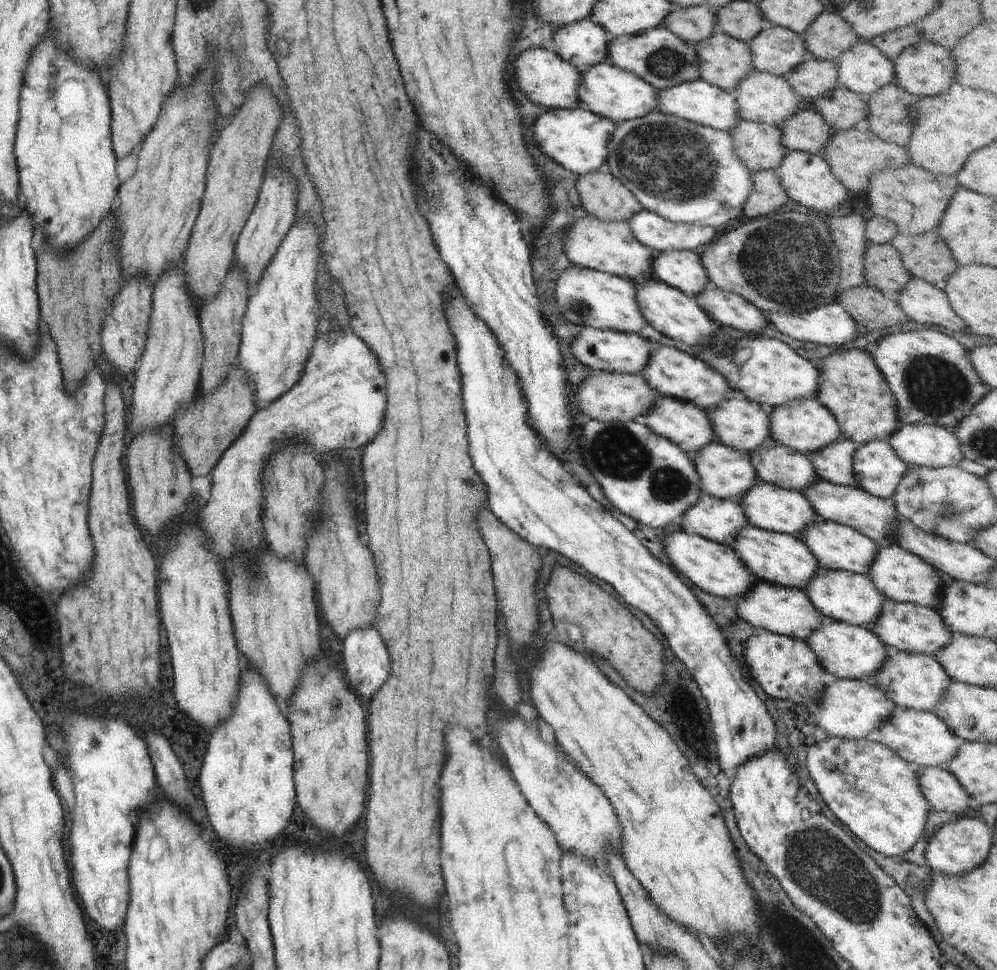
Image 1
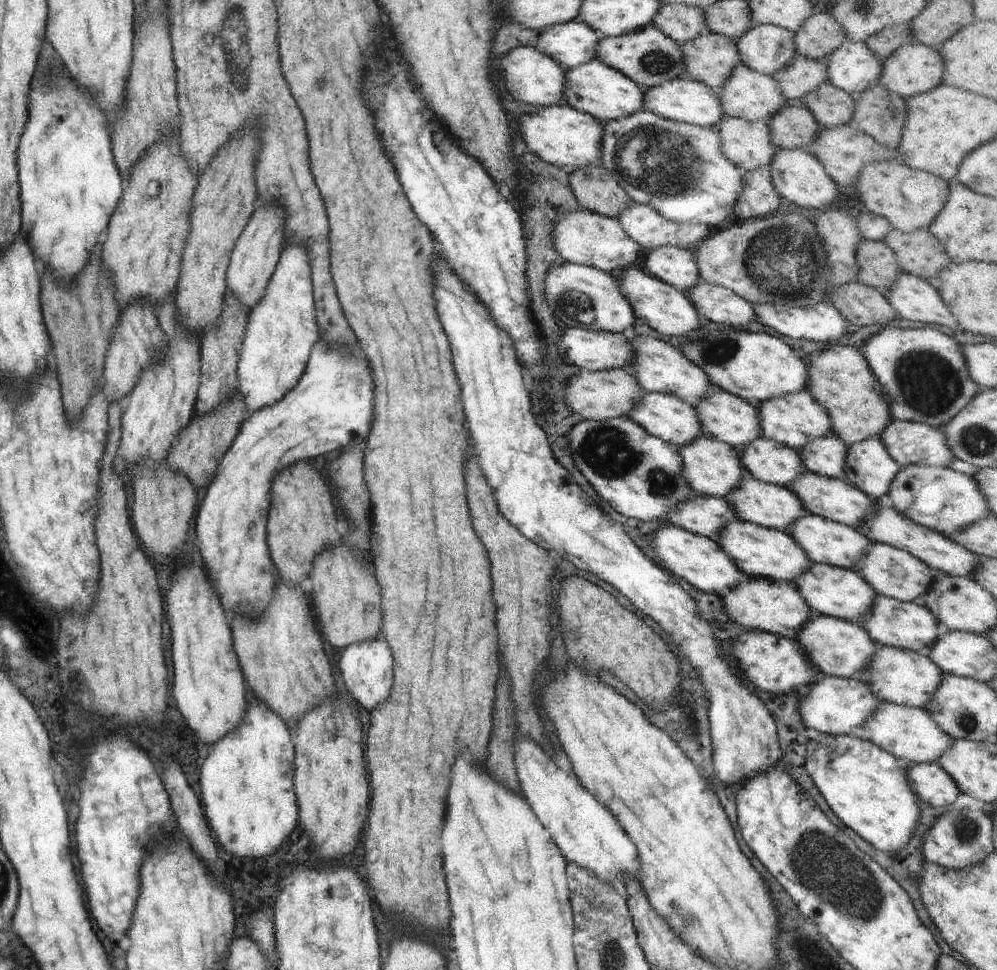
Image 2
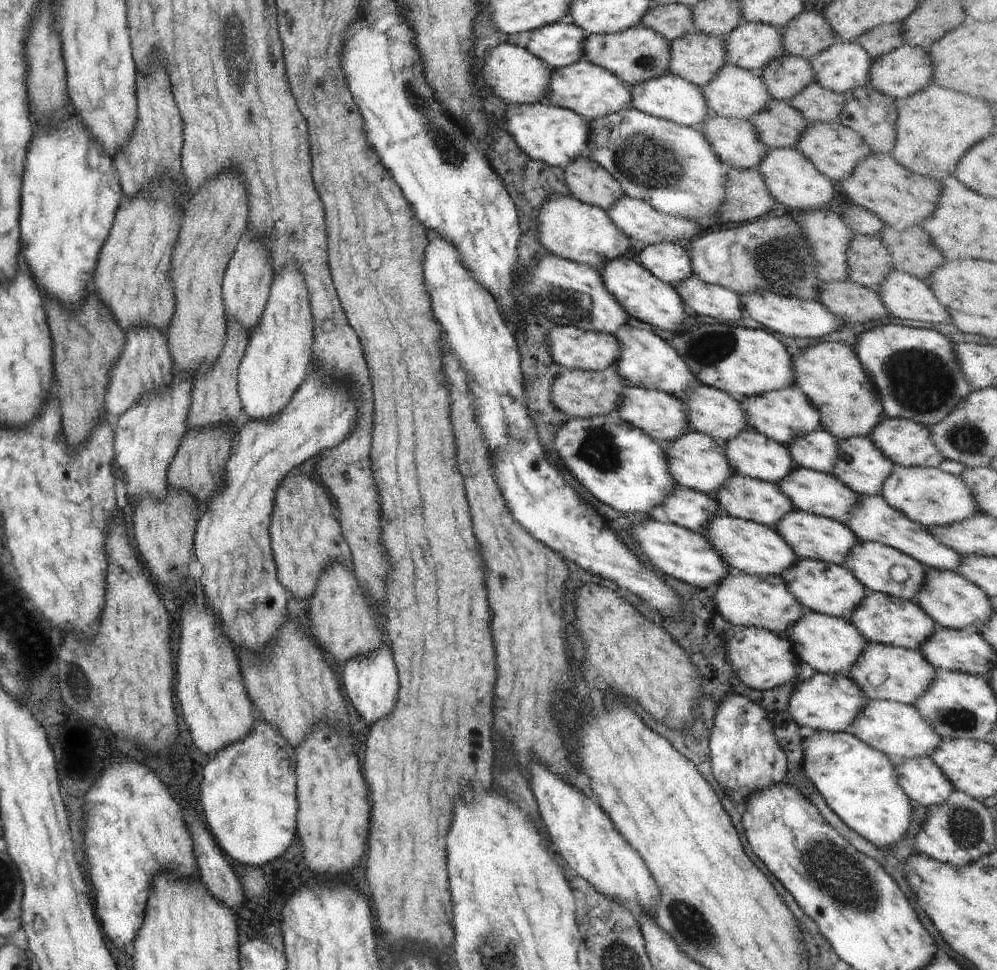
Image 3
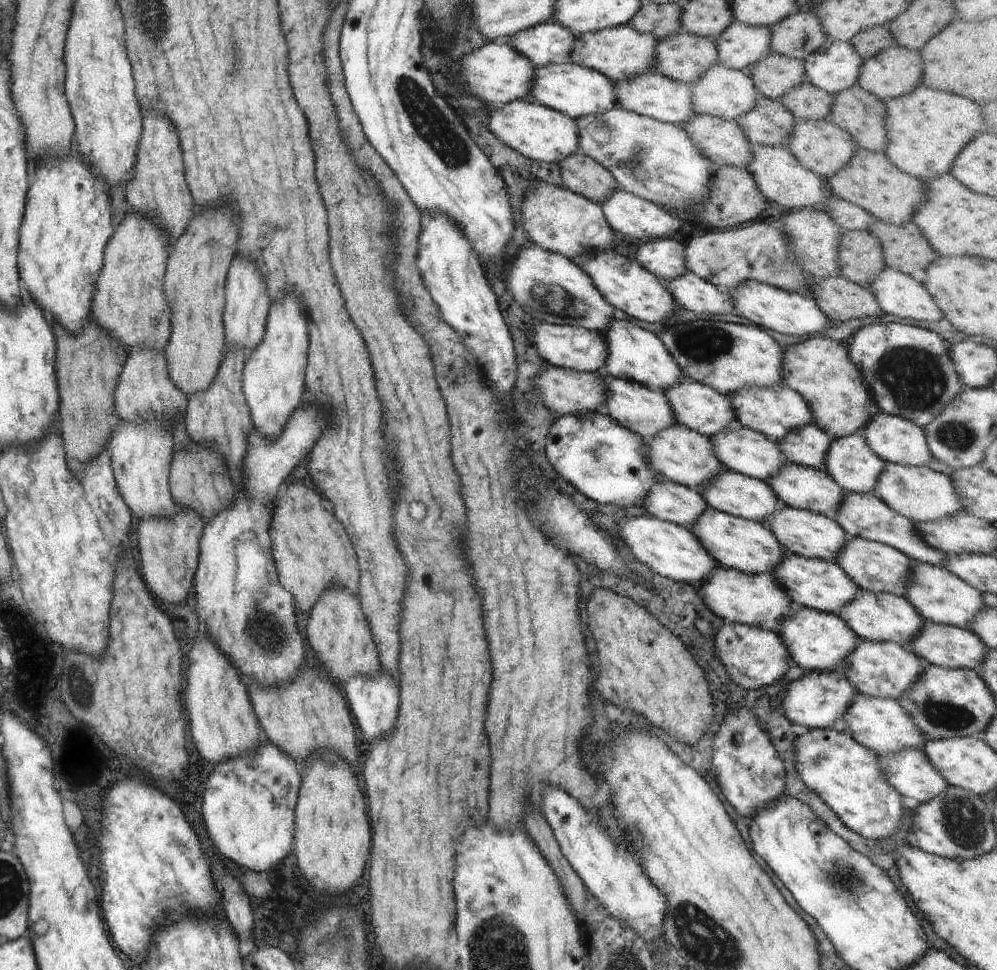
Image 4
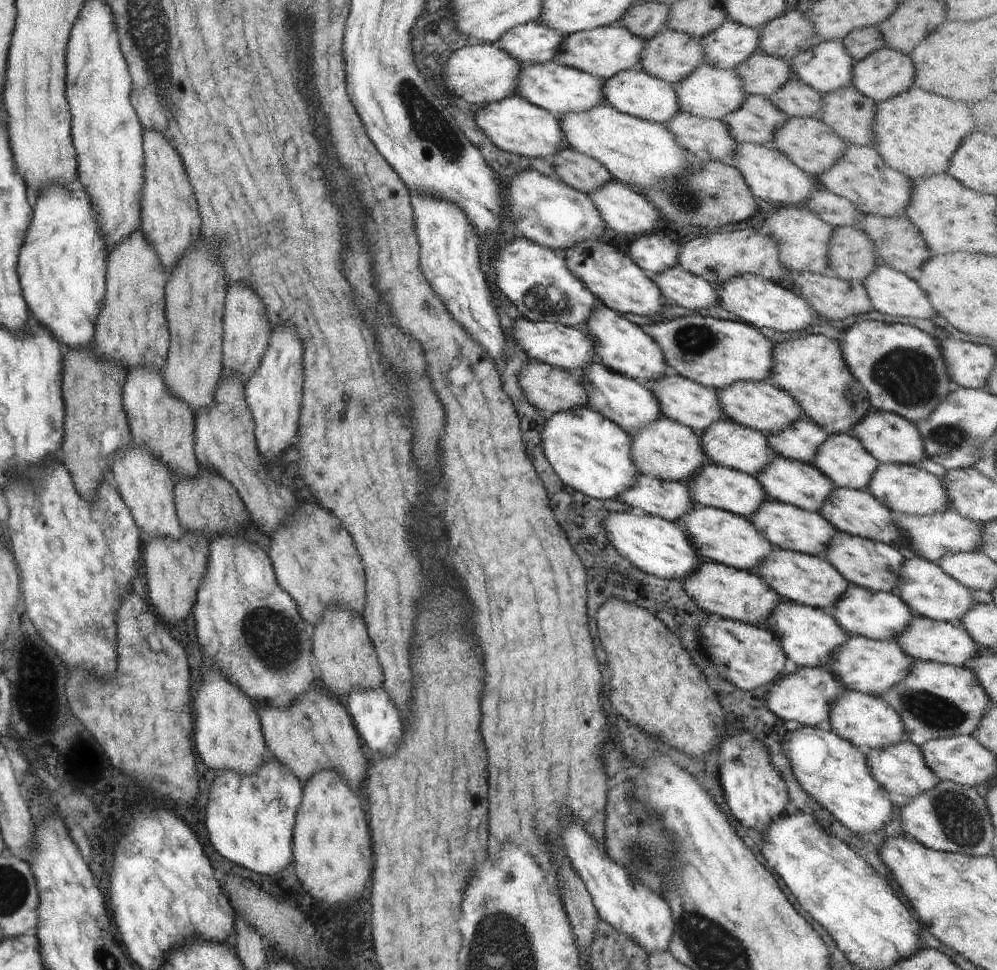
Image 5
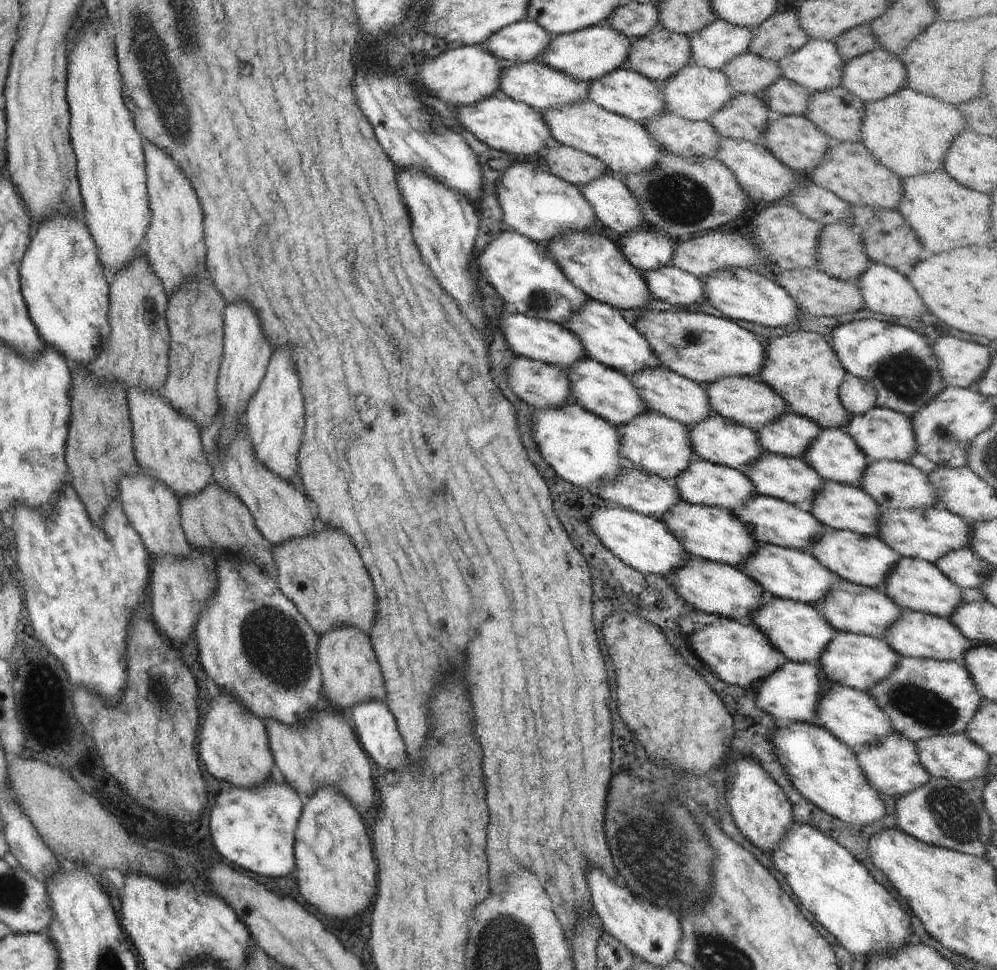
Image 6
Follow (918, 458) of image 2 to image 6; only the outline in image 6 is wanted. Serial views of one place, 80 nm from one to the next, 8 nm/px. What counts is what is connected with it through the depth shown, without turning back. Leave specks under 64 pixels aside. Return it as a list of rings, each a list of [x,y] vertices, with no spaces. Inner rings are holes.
[[[872,407],[866,414],[852,415],[845,428],[866,457],[867,464],[877,460],[910,462],[917,453],[911,420],[905,414],[884,407]]]

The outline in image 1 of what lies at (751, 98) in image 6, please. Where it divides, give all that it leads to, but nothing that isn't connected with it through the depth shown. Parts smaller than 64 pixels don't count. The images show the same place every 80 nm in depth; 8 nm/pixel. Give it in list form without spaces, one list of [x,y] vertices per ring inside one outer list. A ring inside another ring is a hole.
[[[809,105],[798,109],[789,119],[784,119],[778,126],[781,130],[781,143],[787,151],[804,151],[823,154],[829,136],[830,125],[822,115]]]

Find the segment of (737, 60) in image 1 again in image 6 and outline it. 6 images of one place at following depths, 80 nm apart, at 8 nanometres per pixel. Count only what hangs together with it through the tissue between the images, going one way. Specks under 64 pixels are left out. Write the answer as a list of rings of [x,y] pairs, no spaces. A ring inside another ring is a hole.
[[[662,26],[630,44],[624,67],[658,84],[691,62],[689,35]]]

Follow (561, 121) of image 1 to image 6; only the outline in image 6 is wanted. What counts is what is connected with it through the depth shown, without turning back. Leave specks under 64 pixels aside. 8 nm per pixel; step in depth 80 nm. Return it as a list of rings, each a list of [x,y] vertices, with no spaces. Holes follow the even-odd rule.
[[[500,94],[482,98],[474,104],[459,105],[455,119],[480,142],[505,153],[532,156],[536,152],[542,153],[546,150],[547,142],[552,139],[540,111],[535,111],[526,103],[513,101],[510,97]]]

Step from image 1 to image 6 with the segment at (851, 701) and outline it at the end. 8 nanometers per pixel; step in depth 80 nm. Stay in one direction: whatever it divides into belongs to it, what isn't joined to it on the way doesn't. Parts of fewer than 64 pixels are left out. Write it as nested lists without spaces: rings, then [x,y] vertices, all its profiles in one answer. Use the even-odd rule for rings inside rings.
[[[784,661],[767,674],[760,682],[752,684],[756,695],[756,706],[766,714],[780,720],[805,722],[817,718],[817,706],[830,684],[818,663]]]

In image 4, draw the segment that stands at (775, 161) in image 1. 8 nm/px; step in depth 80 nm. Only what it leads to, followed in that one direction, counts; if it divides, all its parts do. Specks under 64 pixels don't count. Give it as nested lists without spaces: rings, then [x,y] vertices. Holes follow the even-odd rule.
[[[694,114],[681,126],[692,144],[717,166],[726,165],[748,168],[753,146],[746,140],[737,120],[710,115]]]

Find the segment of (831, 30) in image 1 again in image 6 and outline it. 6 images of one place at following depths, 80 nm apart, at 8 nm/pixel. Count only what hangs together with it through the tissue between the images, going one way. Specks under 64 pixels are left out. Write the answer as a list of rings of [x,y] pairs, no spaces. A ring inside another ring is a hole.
[[[795,9],[774,12],[752,30],[747,52],[775,63],[797,51],[808,40],[799,26]]]

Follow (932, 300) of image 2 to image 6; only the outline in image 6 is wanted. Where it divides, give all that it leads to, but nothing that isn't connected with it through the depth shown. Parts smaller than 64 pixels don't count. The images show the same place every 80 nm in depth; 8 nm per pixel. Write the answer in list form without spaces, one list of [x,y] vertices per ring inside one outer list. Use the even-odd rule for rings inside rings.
[[[872,262],[856,281],[865,307],[886,316],[919,316],[926,312],[924,302],[910,281],[896,269]]]

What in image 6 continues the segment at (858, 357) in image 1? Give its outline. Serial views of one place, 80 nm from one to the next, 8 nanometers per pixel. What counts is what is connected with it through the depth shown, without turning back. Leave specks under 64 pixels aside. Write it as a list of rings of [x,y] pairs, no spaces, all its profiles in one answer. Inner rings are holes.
[[[796,328],[772,337],[764,348],[763,368],[757,378],[785,400],[789,412],[810,419],[820,429],[846,428],[852,415],[844,408],[839,395],[846,371],[826,338]]]

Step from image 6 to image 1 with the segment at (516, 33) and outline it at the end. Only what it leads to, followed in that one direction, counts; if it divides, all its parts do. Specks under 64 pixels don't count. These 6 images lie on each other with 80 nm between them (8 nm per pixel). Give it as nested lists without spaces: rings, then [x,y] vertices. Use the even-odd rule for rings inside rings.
[[[586,17],[556,29],[547,47],[584,73],[596,63],[607,60],[610,39],[605,29]]]

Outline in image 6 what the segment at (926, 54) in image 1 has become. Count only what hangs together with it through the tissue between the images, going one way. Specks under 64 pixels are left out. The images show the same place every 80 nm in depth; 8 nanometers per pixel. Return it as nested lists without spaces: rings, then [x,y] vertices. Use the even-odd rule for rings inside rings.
[[[876,46],[846,61],[841,86],[863,103],[882,100],[904,86],[906,67],[897,55]]]

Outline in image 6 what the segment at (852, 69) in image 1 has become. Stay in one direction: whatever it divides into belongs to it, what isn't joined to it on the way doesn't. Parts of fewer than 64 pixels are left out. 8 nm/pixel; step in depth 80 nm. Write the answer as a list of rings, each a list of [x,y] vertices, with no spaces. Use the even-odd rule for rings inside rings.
[[[808,38],[804,46],[786,56],[778,64],[782,75],[803,86],[811,94],[814,91],[825,91],[840,87],[845,62],[832,41]]]

